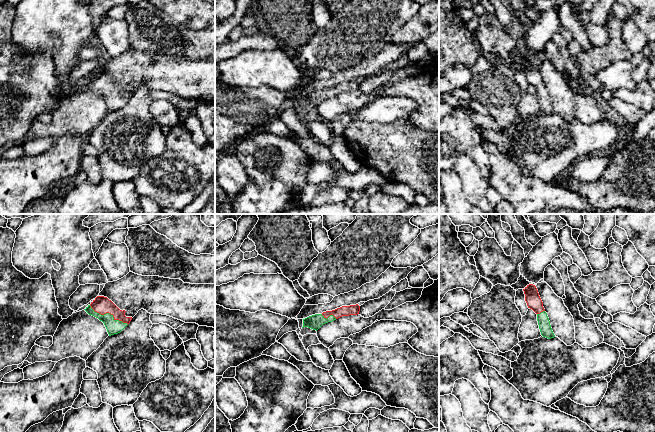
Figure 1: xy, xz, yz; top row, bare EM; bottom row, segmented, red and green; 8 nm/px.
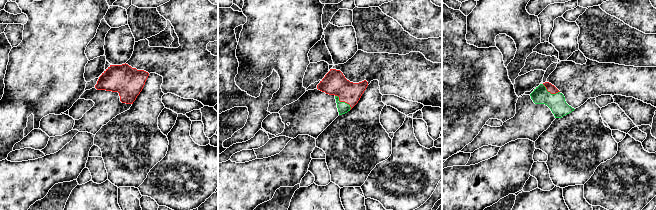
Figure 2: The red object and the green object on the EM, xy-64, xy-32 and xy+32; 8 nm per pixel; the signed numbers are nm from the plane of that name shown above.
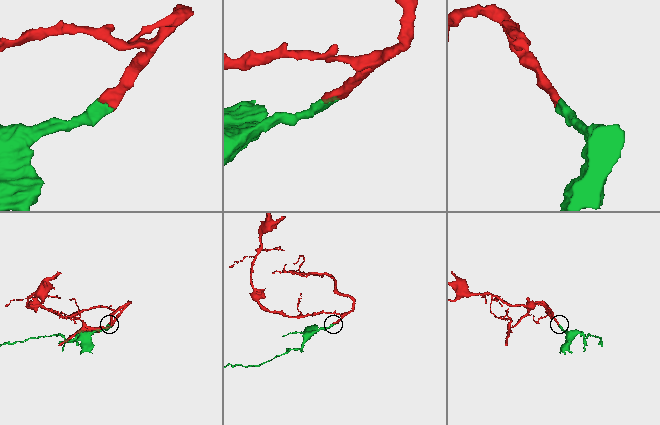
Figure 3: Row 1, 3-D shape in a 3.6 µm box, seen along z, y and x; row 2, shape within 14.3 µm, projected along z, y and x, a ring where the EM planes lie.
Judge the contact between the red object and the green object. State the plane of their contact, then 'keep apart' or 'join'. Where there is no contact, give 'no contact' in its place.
contact in xy; join

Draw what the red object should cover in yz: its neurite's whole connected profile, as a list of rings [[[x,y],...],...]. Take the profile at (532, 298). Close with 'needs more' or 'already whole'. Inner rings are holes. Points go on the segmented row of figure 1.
[[[529,284],[523,289],[523,291],[528,308],[532,309],[537,314],[537,321],[541,335],[548,339],[554,338],[555,335],[552,331],[549,318],[545,312],[543,302],[539,296],[536,286]]] | needs more

